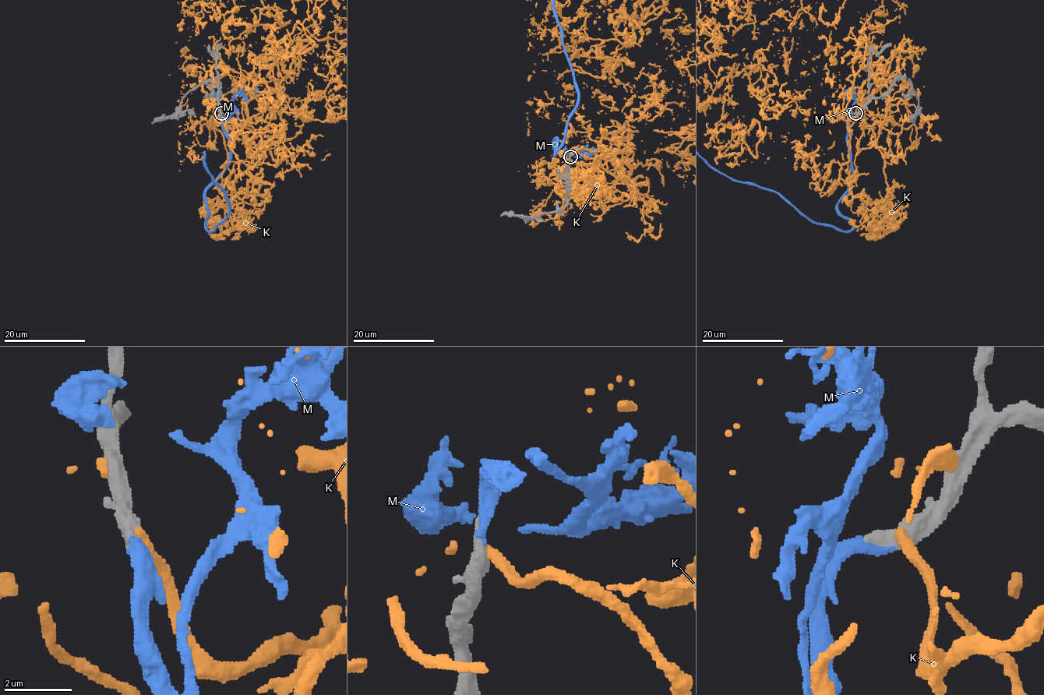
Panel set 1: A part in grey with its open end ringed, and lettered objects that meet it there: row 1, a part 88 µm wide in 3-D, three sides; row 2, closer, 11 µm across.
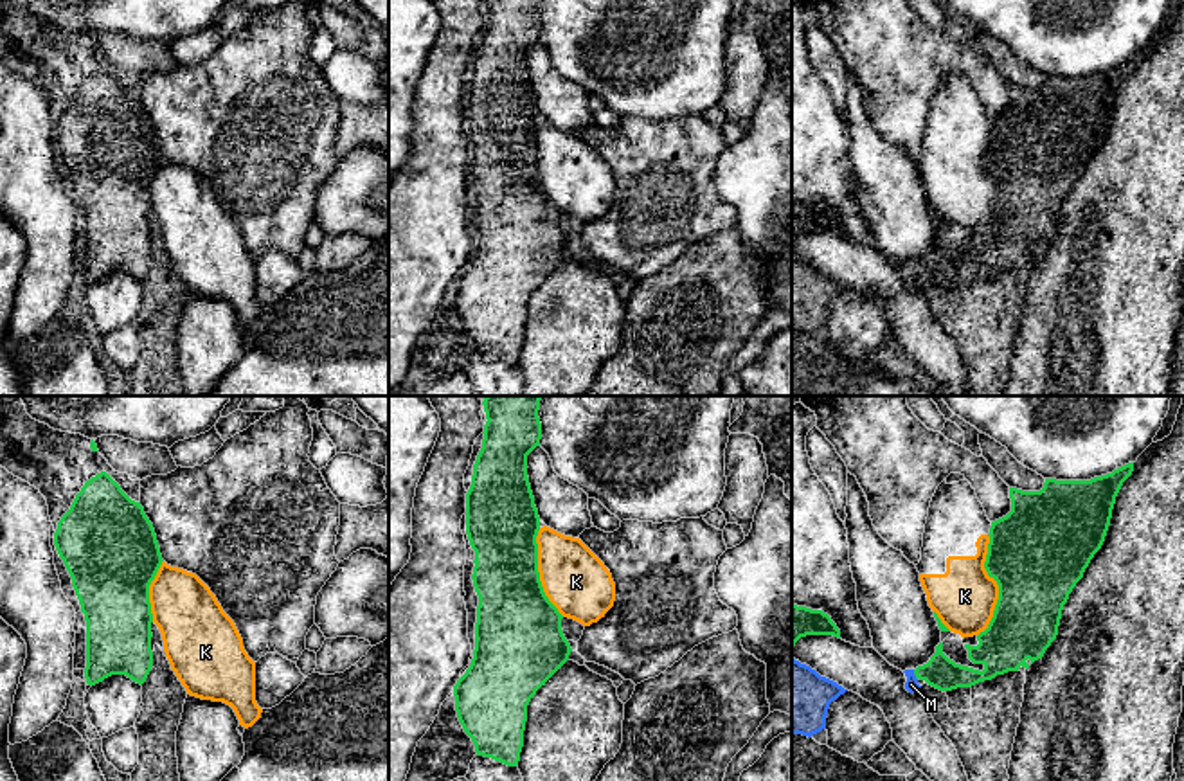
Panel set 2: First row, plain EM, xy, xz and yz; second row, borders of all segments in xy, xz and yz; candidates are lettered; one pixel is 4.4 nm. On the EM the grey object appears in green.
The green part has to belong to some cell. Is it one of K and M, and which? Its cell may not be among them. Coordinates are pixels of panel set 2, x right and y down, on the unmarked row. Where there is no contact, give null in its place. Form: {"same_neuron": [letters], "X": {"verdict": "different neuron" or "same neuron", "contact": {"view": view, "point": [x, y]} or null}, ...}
{"same_neuron": ["M"], "K": {"verdict": "different neuron", "contact": {"view": "yz", "point": [997, 180]}}, "M": {"verdict": "same neuron", "contact": {"view": "yz", "point": [914, 270]}}}

